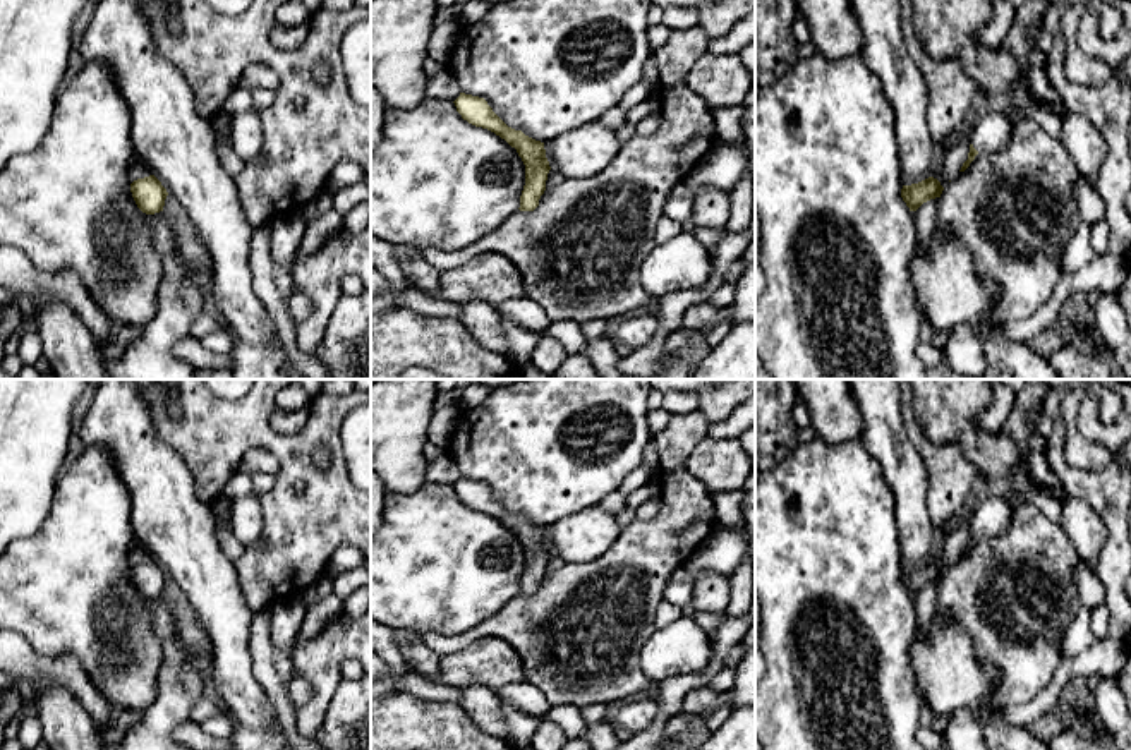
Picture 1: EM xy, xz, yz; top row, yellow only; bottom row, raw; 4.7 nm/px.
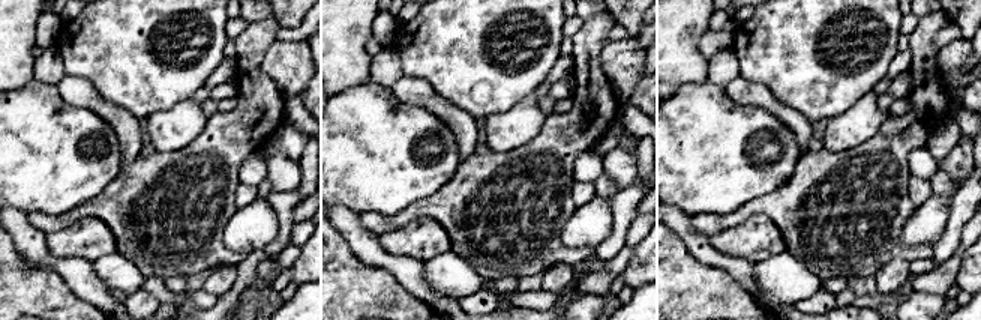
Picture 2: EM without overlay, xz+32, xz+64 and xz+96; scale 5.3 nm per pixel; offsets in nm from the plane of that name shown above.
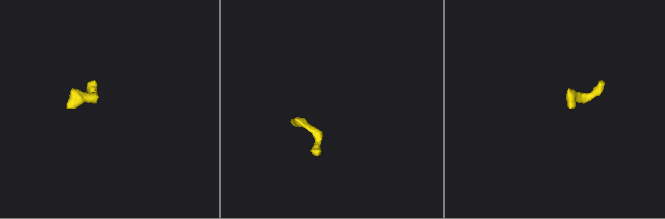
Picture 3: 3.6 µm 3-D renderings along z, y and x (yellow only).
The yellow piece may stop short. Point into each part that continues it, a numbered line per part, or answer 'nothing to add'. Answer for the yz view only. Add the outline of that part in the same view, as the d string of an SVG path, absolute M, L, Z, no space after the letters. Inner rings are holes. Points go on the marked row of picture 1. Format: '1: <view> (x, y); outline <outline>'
1: yz (992, 131); outline M987 112L971 129L971 144L978 153L1002 149L1011 137L1014 122L1002 112Z

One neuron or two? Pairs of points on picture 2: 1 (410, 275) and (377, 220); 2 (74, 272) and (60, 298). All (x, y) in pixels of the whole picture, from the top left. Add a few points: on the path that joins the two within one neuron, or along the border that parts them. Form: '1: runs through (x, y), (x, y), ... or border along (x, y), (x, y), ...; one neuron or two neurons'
1: border along (359, 215), (359, 221), (378, 235); two neurons
2: border along (50, 268), (80, 298), (92, 304); two neurons

